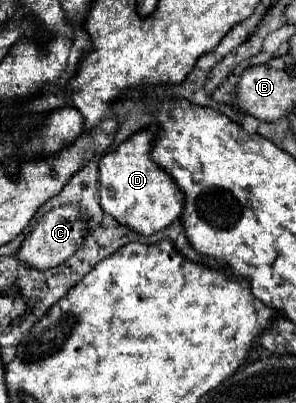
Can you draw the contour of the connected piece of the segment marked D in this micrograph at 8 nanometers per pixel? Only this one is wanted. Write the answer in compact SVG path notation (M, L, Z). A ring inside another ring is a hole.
M143 130L127 138L117 150L105 154L99 160L99 194L103 212L111 214L119 224L133 228L139 234L151 236L173 220L181 218L185 196L177 188L175 180L151 160L151 148L157 140L155 130Z

